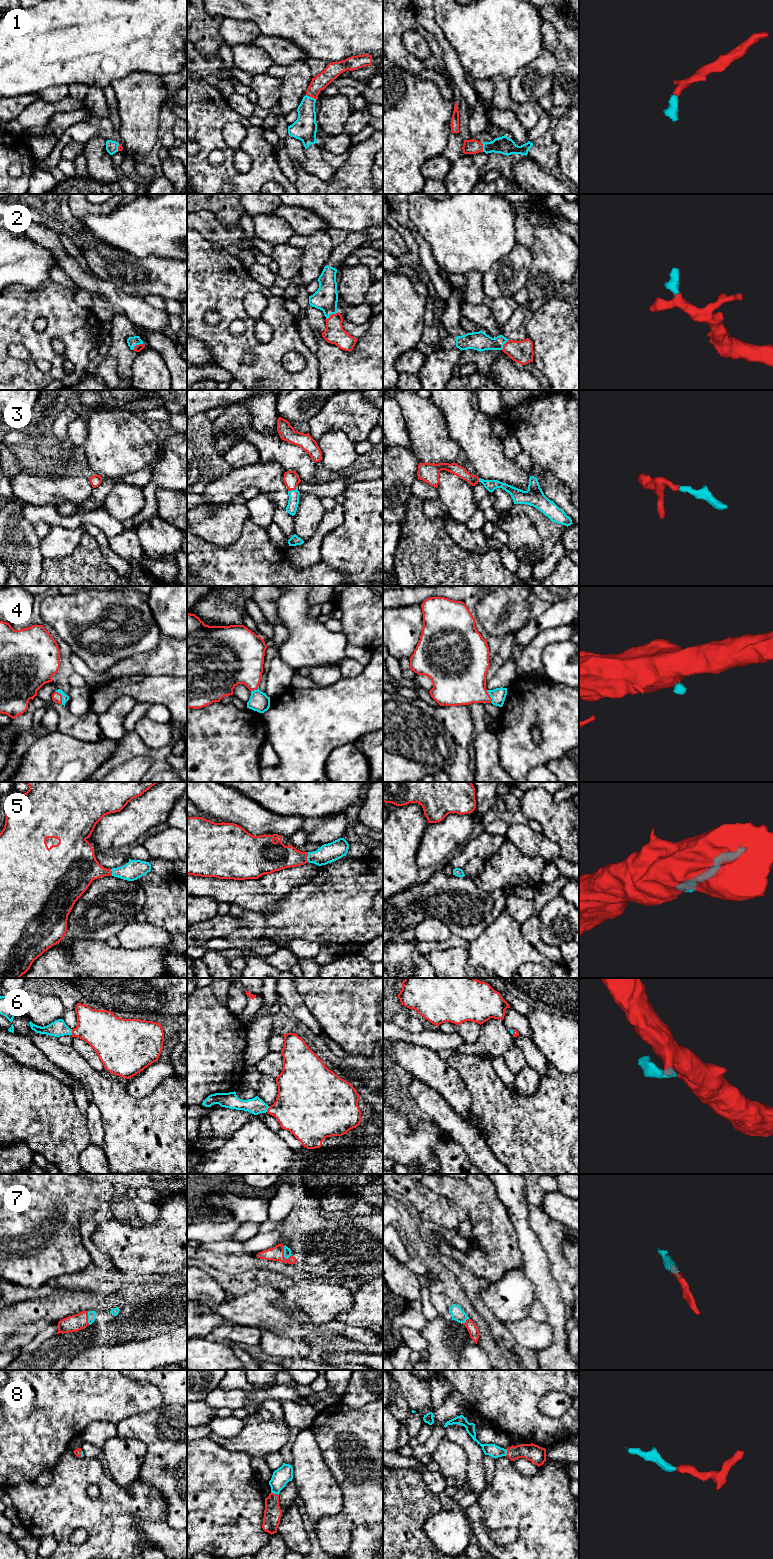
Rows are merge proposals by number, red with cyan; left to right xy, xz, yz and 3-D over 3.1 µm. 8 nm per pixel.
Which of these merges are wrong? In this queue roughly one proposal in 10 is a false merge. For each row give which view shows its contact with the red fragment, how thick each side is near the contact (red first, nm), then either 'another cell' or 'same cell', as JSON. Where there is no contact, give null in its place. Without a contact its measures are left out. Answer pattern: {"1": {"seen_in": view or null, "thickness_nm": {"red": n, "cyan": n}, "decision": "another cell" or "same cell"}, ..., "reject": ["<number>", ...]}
{"1": {"seen_in": "xz", "thickness_nm": {"red": 120, "cyan": 180}, "decision": "same cell"}, "2": {"seen_in": "xz", "thickness_nm": {"red": 160, "cyan": 190}, "decision": "same cell"}, "3": {"seen_in": "xz", "thickness_nm": {"red": 130, "cyan": 90}, "decision": "same cell"}, "4": {"seen_in": "xy", "thickness_nm": {"red": 80, "cyan": 60}, "decision": "same cell"}, "5": {"seen_in": "xz", "thickness_nm": {"red": 240, "cyan": 160}, "decision": "same cell"}, "6": {"seen_in": "xy", "thickness_nm": {"red": 320, "cyan": 130}, "decision": "same cell"}, "7": {"seen_in": "xz", "thickness_nm": {"red": 120, "cyan": 60}, "decision": "same cell"}, "8": {"seen_in": "xz", "thickness_nm": {"red": 140, "cyan": 140}, "decision": "same cell"}, "reject": []}

